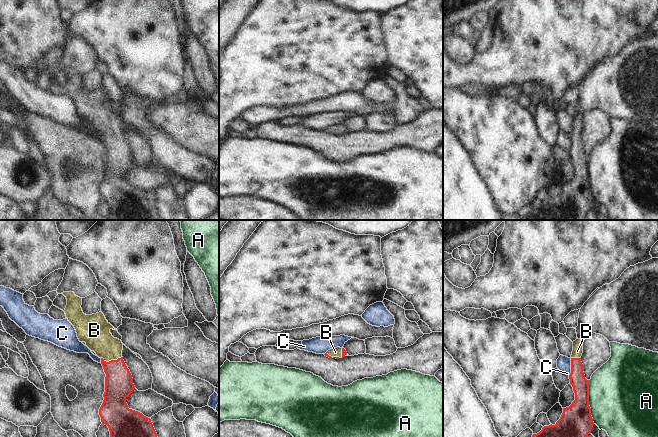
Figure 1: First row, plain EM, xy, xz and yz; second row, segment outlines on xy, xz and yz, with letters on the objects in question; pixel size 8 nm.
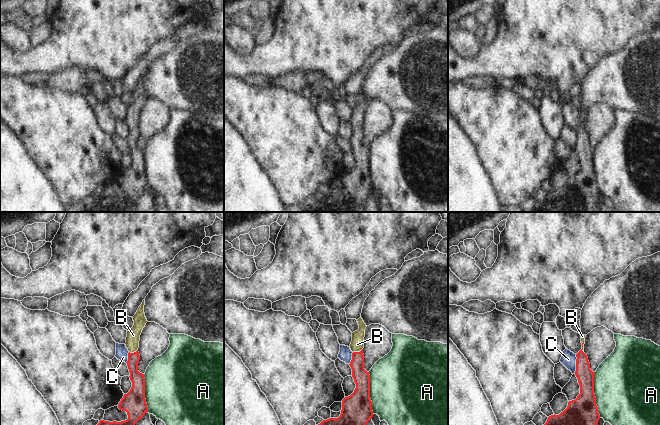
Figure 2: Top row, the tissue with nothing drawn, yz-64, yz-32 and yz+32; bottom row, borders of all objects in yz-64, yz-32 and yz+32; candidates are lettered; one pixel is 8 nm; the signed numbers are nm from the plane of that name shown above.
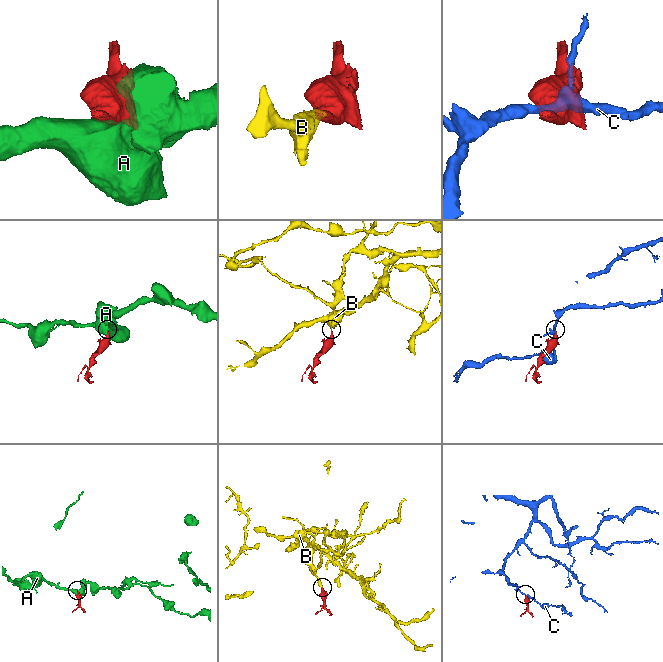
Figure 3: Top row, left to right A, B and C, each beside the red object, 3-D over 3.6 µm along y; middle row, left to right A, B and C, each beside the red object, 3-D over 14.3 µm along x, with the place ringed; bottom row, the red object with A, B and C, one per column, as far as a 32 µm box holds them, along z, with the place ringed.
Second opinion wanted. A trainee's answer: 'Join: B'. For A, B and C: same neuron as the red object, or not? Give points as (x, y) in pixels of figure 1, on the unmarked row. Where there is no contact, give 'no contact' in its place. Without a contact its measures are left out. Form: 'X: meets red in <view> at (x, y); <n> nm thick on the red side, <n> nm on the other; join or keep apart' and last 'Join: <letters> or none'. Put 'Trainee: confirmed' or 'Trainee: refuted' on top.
Trainee: confirmed
A: meets red in yz at (588, 178); 260 nm thick on the red side, 480 nm on the other; keep apart
B: meets red in xy at (111, 136); 220 nm thick on the red side, 220 nm on the other; join
C: meets red in yz at (571, 143); 140 nm thick on the red side, 110 nm on the other; keep apart
Join: B

